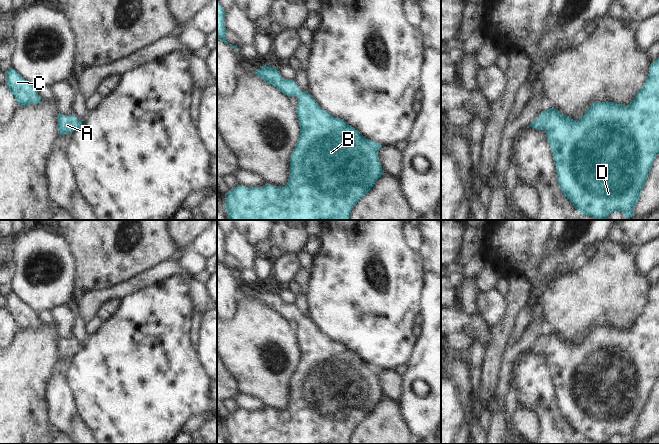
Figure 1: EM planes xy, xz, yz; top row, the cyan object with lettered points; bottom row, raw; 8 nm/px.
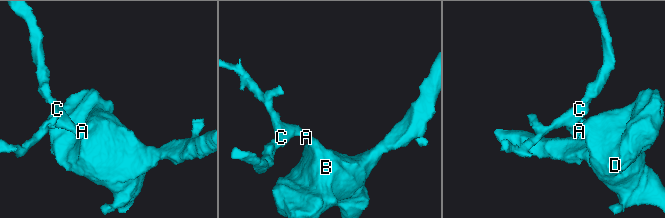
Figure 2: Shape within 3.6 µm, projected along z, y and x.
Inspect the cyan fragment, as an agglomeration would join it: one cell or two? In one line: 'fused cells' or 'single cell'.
single cell

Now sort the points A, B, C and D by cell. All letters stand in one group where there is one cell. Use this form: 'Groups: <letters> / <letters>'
Groups: A B C D.

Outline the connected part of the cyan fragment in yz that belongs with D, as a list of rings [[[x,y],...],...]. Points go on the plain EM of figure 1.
[[[659,281],[650,288],[644,309],[629,328],[595,325],[579,344],[573,344],[552,331],[543,334],[529,350],[546,356],[558,399],[557,409],[575,433],[582,439],[602,444],[615,435],[621,436],[625,442],[632,441],[659,377]]]

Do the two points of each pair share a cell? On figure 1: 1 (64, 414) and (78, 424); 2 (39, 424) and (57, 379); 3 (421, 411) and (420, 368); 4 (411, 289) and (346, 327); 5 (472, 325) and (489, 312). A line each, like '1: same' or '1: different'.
1: different
2: different
3: same
4: same
5: different

